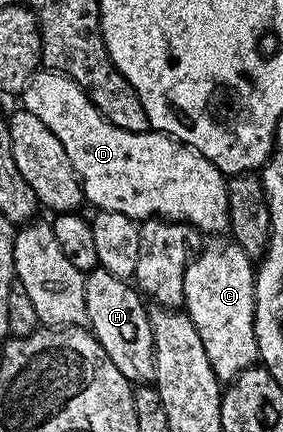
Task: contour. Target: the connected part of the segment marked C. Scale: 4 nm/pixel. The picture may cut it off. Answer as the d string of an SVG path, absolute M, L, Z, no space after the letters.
M214 241L211 247L206 247L202 252L195 254L190 262L186 265L184 273L184 297L186 302L184 310L190 316L192 325L196 325L196 333L200 333L200 341L204 341L204 353L208 353L208 365L212 365L212 373L216 373L219 383L229 385L240 373L244 373L244 369L255 366L259 362L258 342L256 341L256 333L254 332L254 277L256 267L252 260L248 257L248 253L244 249L240 249L240 245L233 241L227 243L218 243L222 241Z

